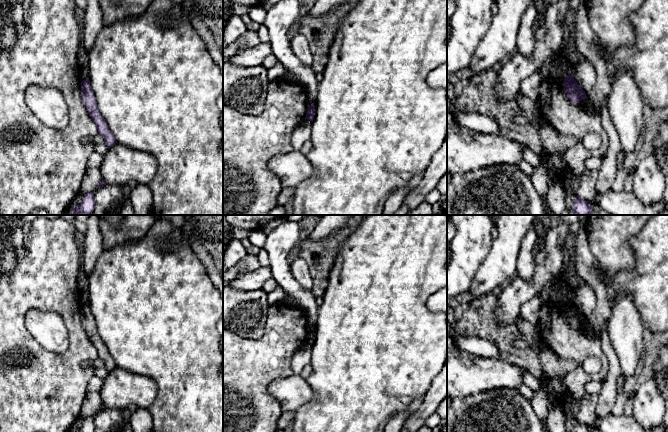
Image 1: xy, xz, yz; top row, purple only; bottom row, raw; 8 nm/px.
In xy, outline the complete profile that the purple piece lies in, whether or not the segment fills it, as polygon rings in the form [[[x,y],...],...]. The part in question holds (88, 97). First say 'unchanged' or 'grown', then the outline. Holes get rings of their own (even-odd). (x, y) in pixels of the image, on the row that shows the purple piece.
unchanged; [[[87,77],[81,82],[81,92],[82,101],[90,117],[95,122],[98,129],[98,133],[104,138],[104,143],[107,145],[108,149],[110,149],[117,143],[117,141],[113,133],[109,129],[107,122],[98,110],[96,98],[90,86],[89,77]]]

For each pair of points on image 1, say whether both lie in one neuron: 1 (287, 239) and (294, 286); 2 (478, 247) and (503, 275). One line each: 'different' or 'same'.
1: same
2: different

